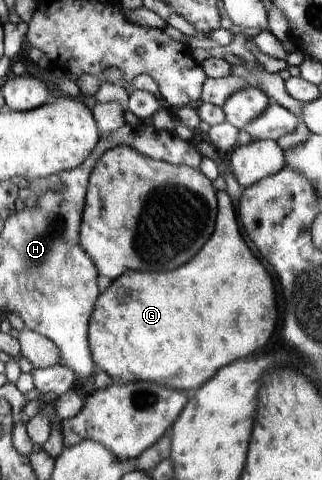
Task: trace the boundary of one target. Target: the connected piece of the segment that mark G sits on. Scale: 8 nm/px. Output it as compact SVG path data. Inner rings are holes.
M217 192L217 217L215 220L215 229L208 243L202 247L202 251L184 267L178 267L174 271L164 271L164 273L126 273L118 277L96 301L96 307L90 317L88 325L89 349L95 366L102 369L117 384L125 385L133 382L144 381L159 384L166 388L174 387L180 391L188 392L188 389L194 389L202 383L206 383L214 373L222 367L228 365L236 359L244 359L256 351L260 351L274 335L276 331L276 293L274 293L274 281L268 273L268 269L256 259L256 255L248 249L240 233L238 212L236 203L227 195L226 192Z

